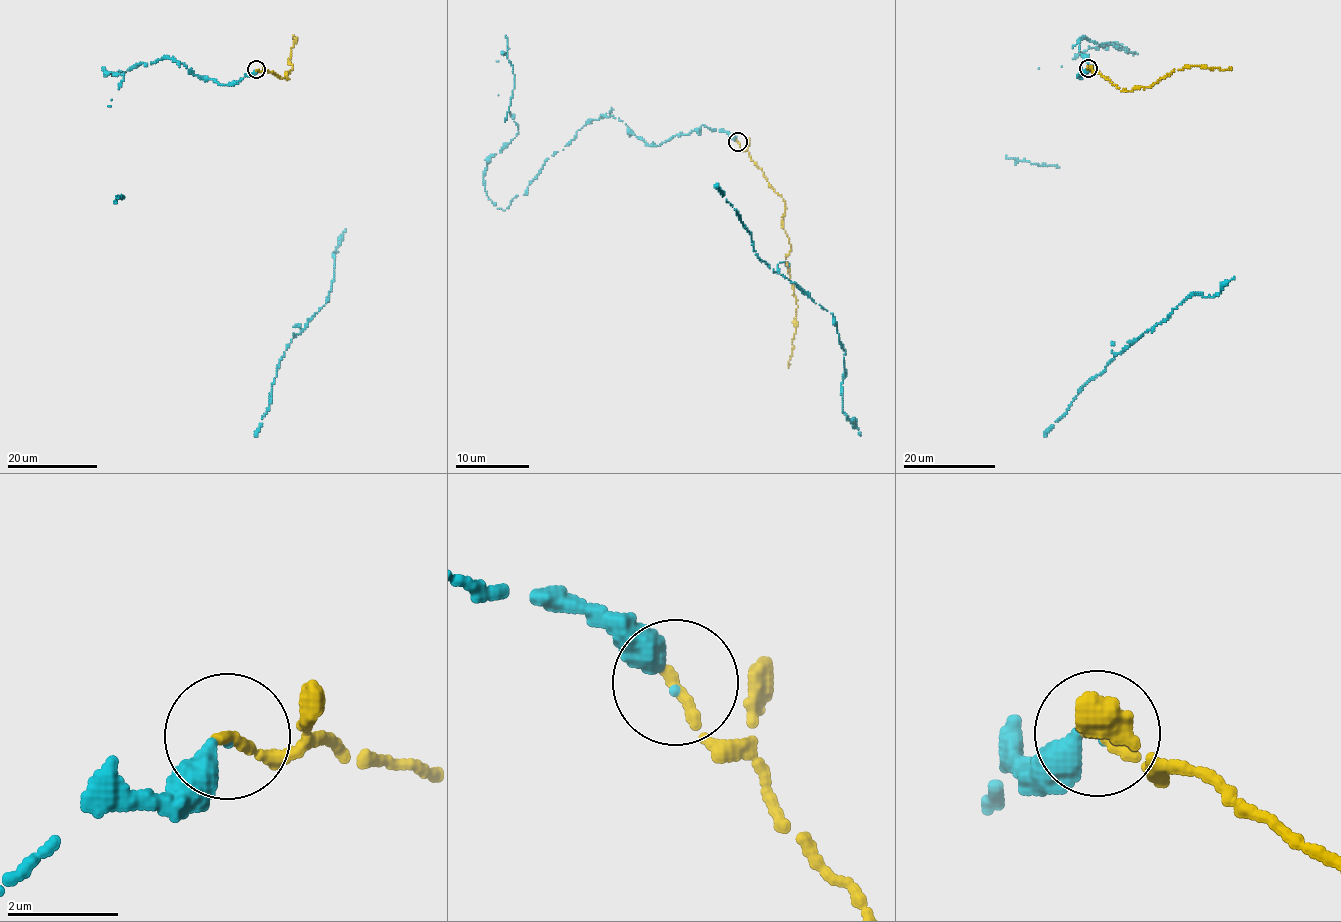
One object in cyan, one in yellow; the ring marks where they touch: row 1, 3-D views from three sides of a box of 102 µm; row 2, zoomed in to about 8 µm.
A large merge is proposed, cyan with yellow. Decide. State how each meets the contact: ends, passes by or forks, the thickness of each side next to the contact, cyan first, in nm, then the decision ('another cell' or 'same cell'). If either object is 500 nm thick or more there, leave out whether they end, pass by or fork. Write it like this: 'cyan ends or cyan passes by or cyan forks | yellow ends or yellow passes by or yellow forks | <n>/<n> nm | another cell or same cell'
cyan ends | yellow ends | 220/220 nm | same cell

